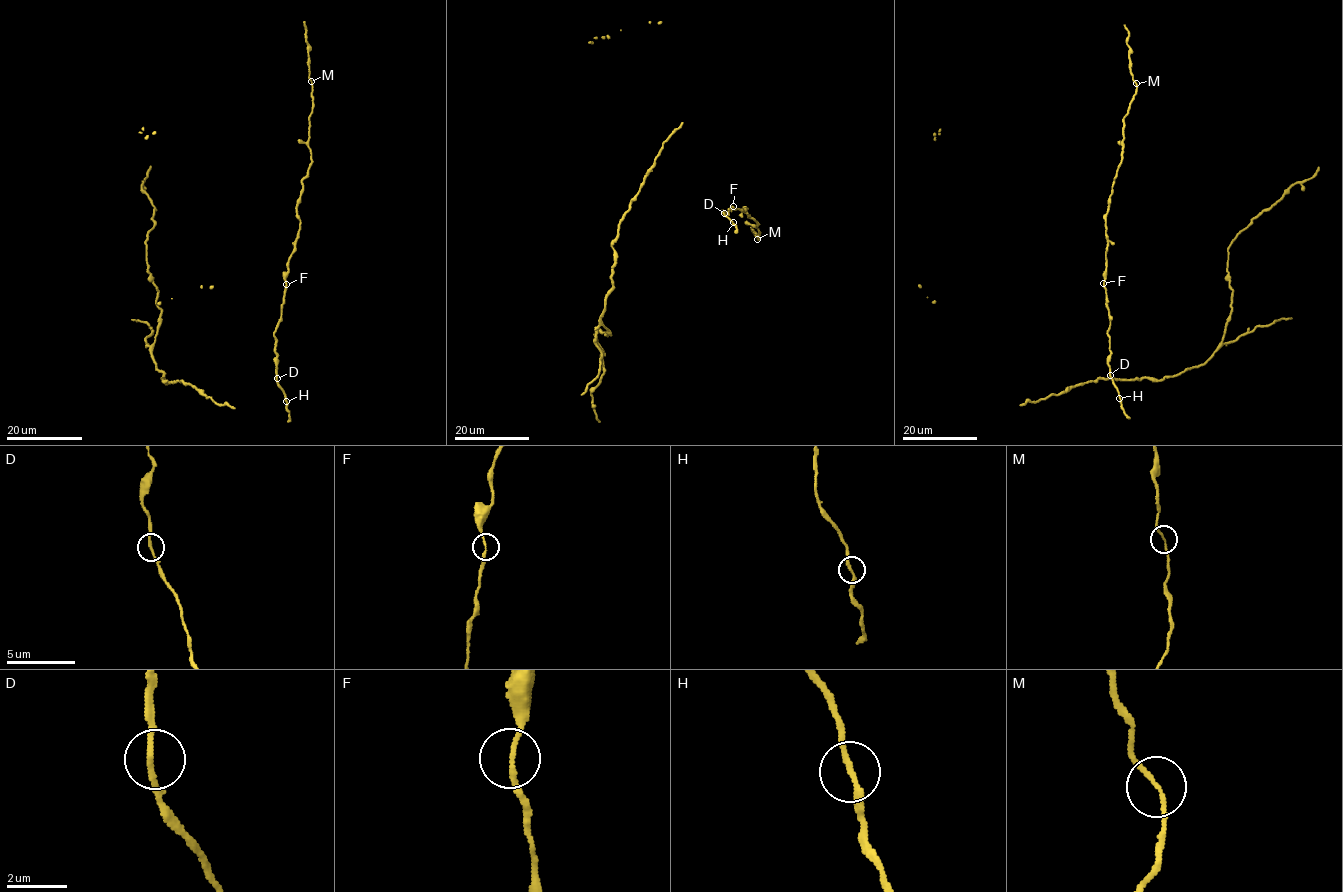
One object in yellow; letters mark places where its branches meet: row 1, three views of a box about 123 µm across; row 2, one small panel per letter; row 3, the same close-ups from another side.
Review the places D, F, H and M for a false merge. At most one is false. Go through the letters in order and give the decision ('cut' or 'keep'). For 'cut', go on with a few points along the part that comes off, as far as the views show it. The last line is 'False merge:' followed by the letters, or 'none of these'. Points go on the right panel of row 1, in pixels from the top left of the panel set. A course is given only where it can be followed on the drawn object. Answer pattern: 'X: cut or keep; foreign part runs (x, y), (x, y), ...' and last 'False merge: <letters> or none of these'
D: keep
F: keep
H: keep
M: keep
False merge: none of these

